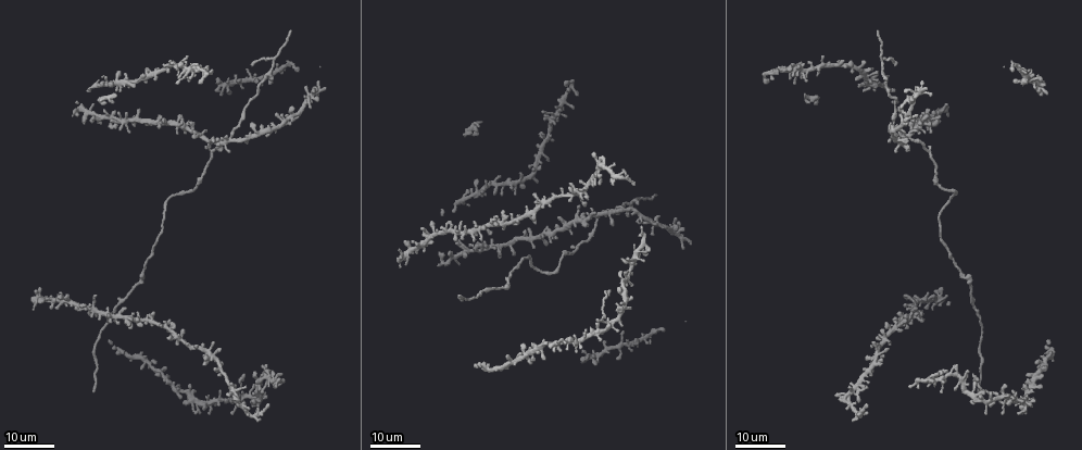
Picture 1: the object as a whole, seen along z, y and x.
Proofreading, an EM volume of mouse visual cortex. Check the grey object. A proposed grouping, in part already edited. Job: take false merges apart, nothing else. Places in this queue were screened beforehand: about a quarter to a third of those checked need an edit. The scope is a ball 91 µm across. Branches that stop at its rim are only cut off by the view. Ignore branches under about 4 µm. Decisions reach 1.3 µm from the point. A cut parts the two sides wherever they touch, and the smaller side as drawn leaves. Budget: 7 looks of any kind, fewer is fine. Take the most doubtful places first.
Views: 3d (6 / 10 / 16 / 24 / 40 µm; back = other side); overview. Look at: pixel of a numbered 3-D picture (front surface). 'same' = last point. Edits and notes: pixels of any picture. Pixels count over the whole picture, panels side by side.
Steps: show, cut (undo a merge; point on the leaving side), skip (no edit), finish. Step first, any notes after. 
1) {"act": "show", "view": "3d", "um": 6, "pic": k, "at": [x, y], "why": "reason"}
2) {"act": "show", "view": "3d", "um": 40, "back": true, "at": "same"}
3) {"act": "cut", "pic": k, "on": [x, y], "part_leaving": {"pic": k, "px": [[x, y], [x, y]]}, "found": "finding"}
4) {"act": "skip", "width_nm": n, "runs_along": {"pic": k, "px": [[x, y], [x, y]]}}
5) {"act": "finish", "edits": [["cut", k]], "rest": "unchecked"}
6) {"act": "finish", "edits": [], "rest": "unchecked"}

{"act": "show", "view": "3d", "um": 24, "pic": 1, "at": [1000, 401], "why": "three arms meet"}

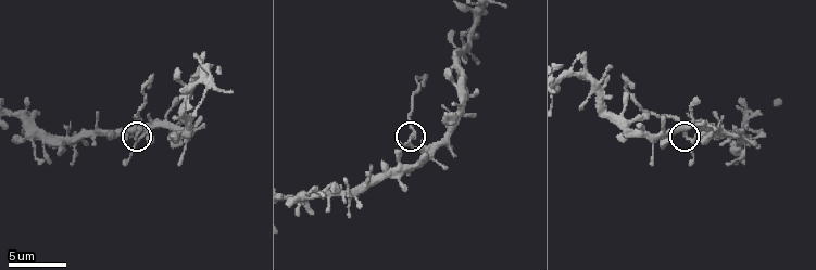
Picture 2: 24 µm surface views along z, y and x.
{"act": "show", "view": "3d", "um": 6, "pic": 2, "at": [136, 136], "why": "zoom in"}

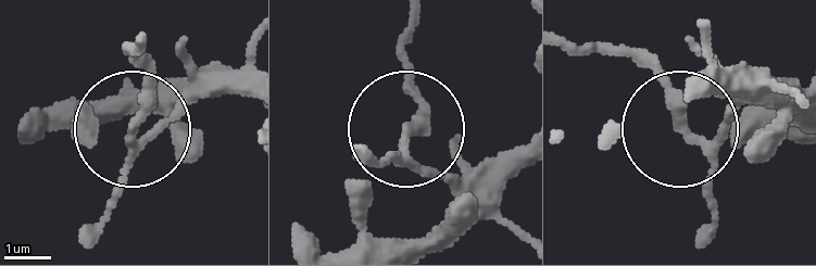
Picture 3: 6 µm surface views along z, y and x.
{"act": "cut", "pic": 3, "on": [143, 108], "width_nm": 190, "part_leaving": {"pic": 3, "px": [[128, 153], [136, 45]]}, "found": "a second cell is stuck on"}

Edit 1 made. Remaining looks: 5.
{"act": "show", "view": "3d", "um": 16, "pic": 1, "at": [274, 57], "why": "three-way junction"}

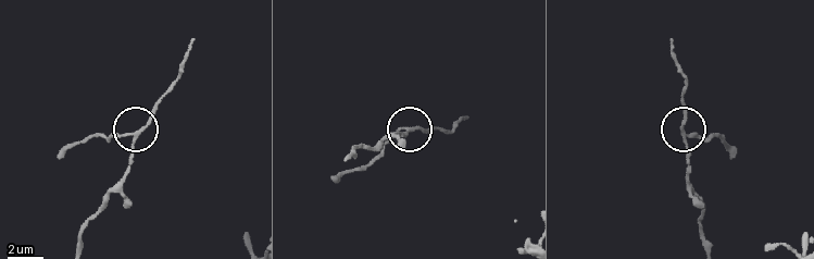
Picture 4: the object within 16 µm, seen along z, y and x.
{"act": "show", "view": "3d", "um": 10, "pic": 4, "at": [408, 131]}

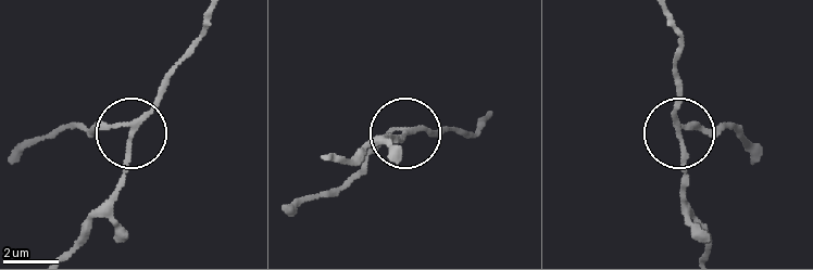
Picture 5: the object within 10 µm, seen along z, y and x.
{"act": "cut", "pic": 5, "on": [102, 129], "side_arm_um": 6, "arms": 3, "found": "a second cell is stuck on"}

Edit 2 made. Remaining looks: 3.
{"act": "show", "view": "overview", "why": "redraw"}

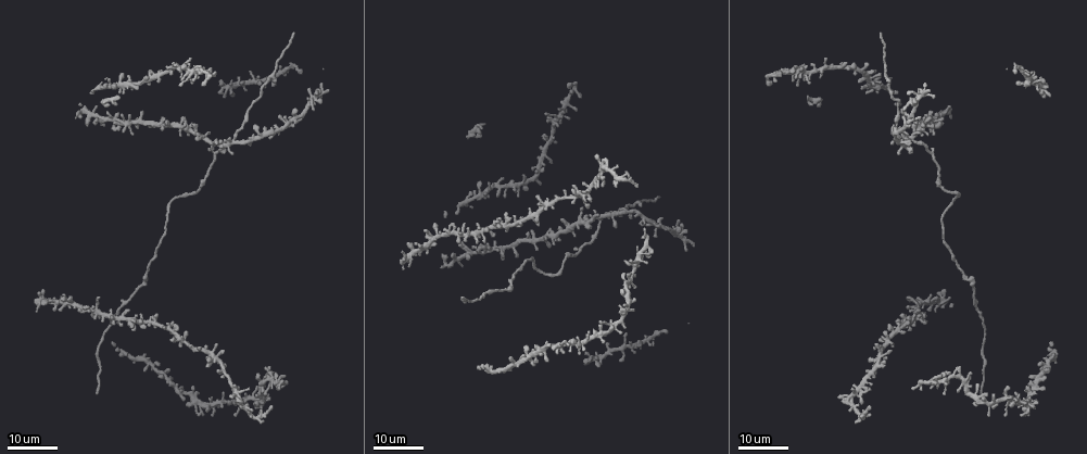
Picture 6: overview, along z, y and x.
{"act": "show", "view": "3d", "um": 16, "pic": 6, "at": [904, 138], "why": "two arms in line, one across"}

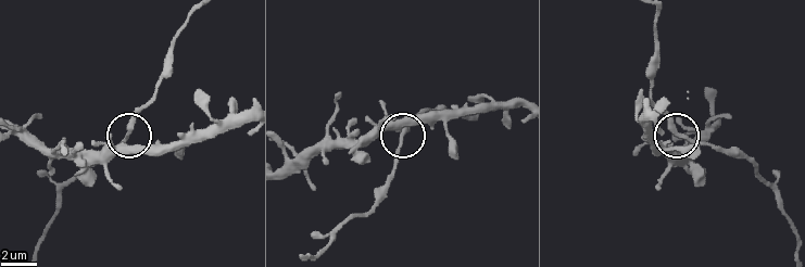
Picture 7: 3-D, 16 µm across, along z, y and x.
{"act": "show", "view": "3d", "um": 6, "pic": 7, "at": [401, 136], "why": "closer look"}

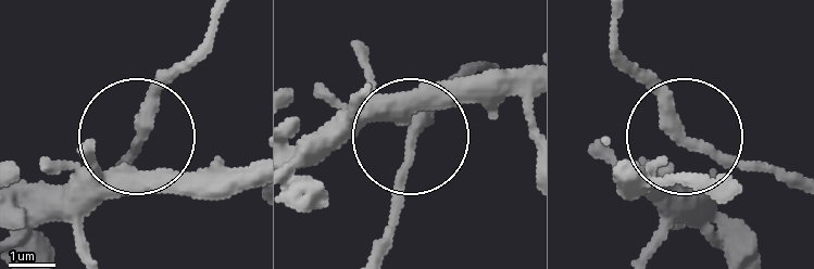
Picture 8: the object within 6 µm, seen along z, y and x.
{"act": "skip", "width_nm": 210, "runs_along": {"pic": 8, "px": [[798, 187], [692, 144], [614, 59]]}, "found": "one cell here"}

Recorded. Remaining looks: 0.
{"act": "finish", "edits": [["cut", 3], ["cut", 5]], "rest": "unchecked"}

